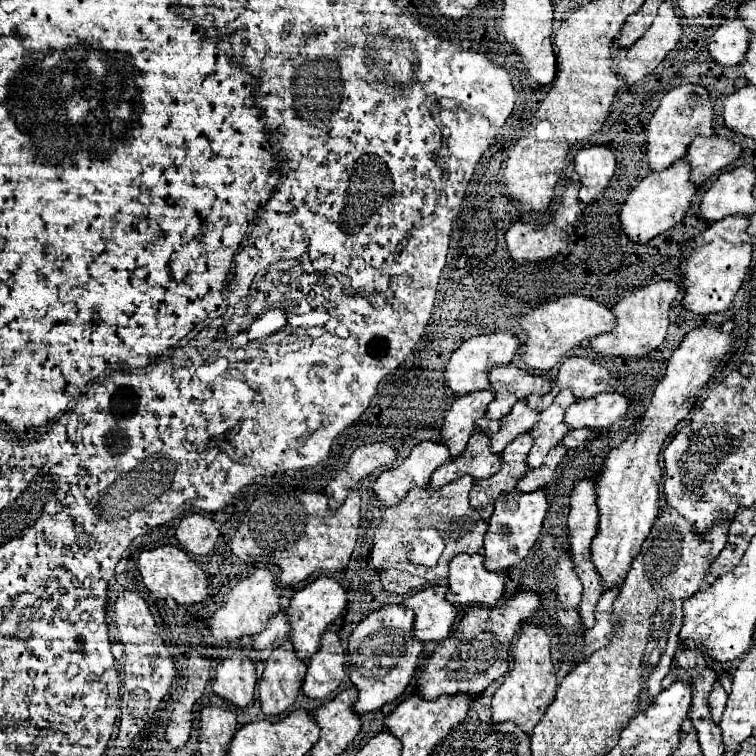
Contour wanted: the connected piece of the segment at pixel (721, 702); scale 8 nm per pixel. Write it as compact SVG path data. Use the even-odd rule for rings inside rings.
M716 681L714 687L712 687L712 691L710 691L710 697L708 697L708 707L710 707L710 711L712 711L714 723L720 723L724 705L726 705L726 691L724 691L722 685Z

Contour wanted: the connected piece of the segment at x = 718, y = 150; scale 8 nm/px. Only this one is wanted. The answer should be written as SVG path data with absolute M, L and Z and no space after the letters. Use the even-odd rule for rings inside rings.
M696 137L690 143L686 161L692 165L692 179L696 185L706 183L712 175L718 175L732 165L742 153L742 145L726 137Z

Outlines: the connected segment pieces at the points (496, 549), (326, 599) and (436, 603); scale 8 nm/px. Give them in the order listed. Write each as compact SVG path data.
M544 487L530 493L510 491L502 495L496 501L496 509L488 521L488 531L484 535L486 569L504 571L508 567L518 565L534 547L534 541L538 541L538 537L542 535L546 513L548 513L548 499Z
M320 575L318 579L306 583L300 591L294 593L286 613L288 613L290 623L292 623L290 637L292 637L294 649L296 649L300 659L308 659L310 655L314 655L318 651L322 633L344 611L344 607L346 607L346 591L344 591L344 587L336 579L326 577L326 575Z
M432 585L404 601L414 611L414 635L420 641L442 641L450 635L456 607L446 599L446 593L446 585Z

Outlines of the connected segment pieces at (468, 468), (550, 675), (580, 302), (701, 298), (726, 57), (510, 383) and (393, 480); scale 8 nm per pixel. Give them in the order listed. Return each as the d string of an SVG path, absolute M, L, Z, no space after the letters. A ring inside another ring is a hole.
M476 431L468 441L466 451L458 455L454 463L458 467L458 475L470 473L474 479L482 479L500 469L502 457L498 453L490 453L490 435Z
M524 625L520 637L514 643L514 653L512 653L512 665L510 665L510 675L508 675L508 703L494 703L492 707L492 721L494 723L504 723L512 721L518 725L526 735L532 733L532 729L538 725L546 709L552 705L556 697L556 669L552 663L552 653L550 653L550 643L548 635L544 629L536 625Z
M582 295L558 297L556 303L546 303L538 309L528 311L524 317L520 317L520 327L528 335L526 343L522 345L524 347L522 359L532 369L550 371L564 359L564 355L572 347L578 347L582 341L592 339L600 333L612 331L614 325L616 325L616 317L606 305L600 305L598 301L590 297L582 297Z
M730 215L720 219L718 223L710 223L710 227L696 241L690 243L690 247L684 253L686 261L680 265L680 271L686 279L686 309L700 315L708 315L730 307L752 259L752 239L746 229L748 217Z
M734 17L726 25L716 29L708 45L708 51L716 63L722 63L722 65L742 63L742 59L748 53L750 35L752 33L744 25L740 25L740 17Z
M498 365L490 371L490 383L496 393L494 401L490 403L486 417L502 419L510 413L512 405L518 399L524 399L532 393L544 395L552 391L552 381L544 375L532 375L516 365Z
M422 441L400 465L390 467L378 475L374 481L374 493L388 507L396 505L414 485L428 485L430 475L450 459L450 451L444 443Z

